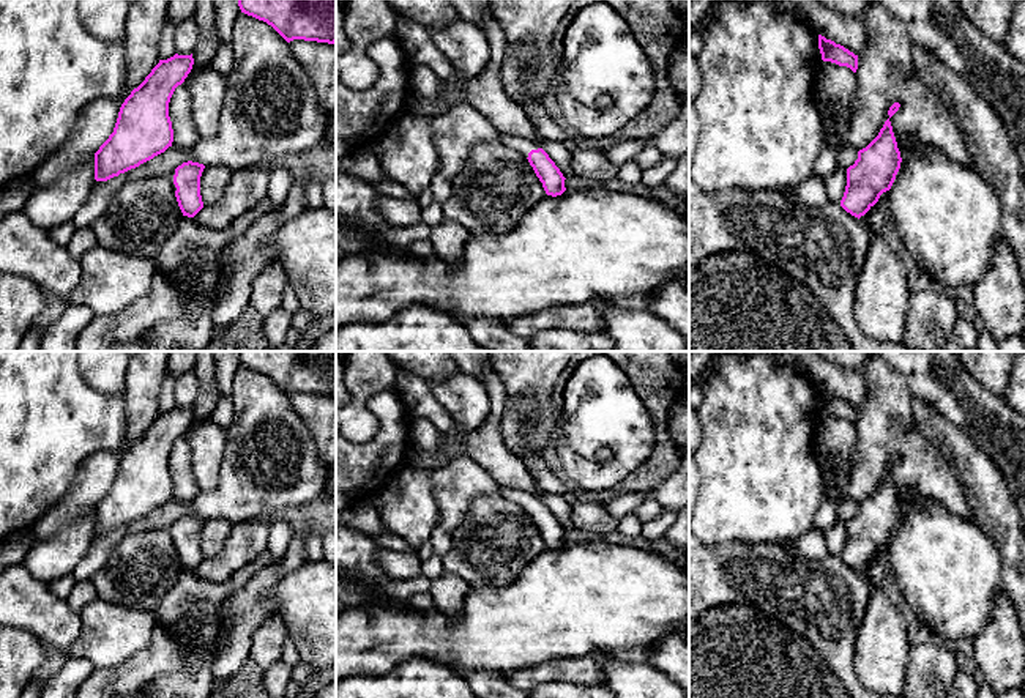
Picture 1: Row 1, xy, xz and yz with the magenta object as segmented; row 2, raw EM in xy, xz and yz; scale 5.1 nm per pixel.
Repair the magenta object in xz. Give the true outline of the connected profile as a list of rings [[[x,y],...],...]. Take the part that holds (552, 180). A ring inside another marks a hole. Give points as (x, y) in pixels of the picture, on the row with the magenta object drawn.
[[[500,132],[500,143],[516,150],[530,162],[547,195],[557,197],[566,191],[566,178],[536,142]]]

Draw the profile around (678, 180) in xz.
[[[689,151],[676,158],[676,167],[665,180],[665,186],[676,195],[689,195]]]

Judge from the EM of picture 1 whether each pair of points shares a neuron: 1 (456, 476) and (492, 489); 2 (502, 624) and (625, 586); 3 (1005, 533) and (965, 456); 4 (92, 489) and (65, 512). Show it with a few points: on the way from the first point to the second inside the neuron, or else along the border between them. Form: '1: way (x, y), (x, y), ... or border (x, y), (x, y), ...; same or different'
1: way (465, 481), (483, 484); same
2: way (532, 621), (566, 602), (595, 596); same
3: way (997, 514), (978, 475); same
4: way (85, 492), (71, 506); same

